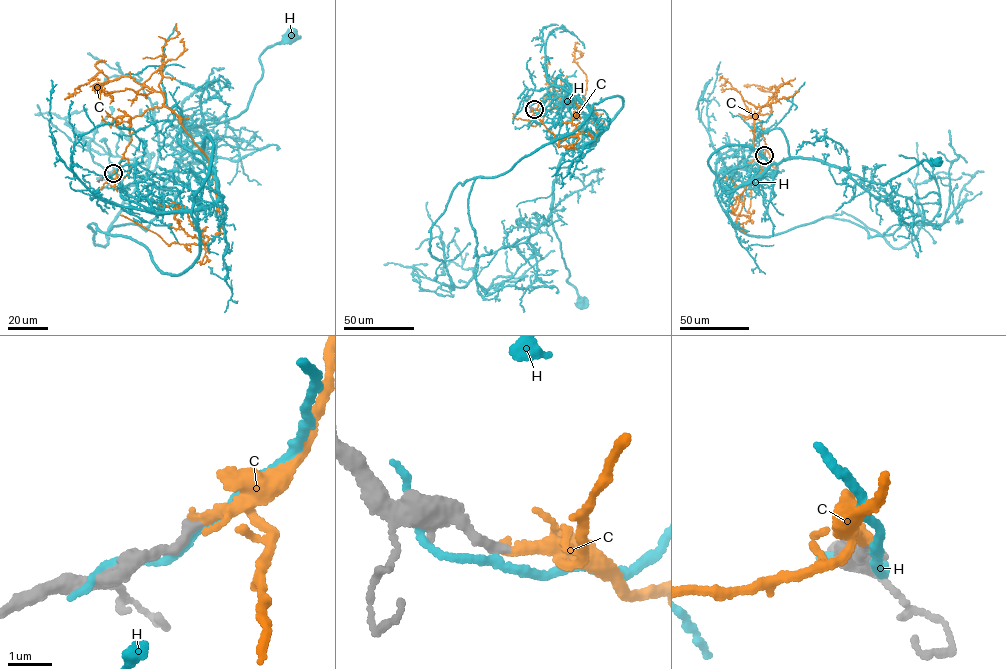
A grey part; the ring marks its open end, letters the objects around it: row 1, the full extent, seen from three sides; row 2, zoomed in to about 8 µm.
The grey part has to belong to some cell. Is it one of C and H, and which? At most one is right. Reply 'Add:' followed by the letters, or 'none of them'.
Add: C

